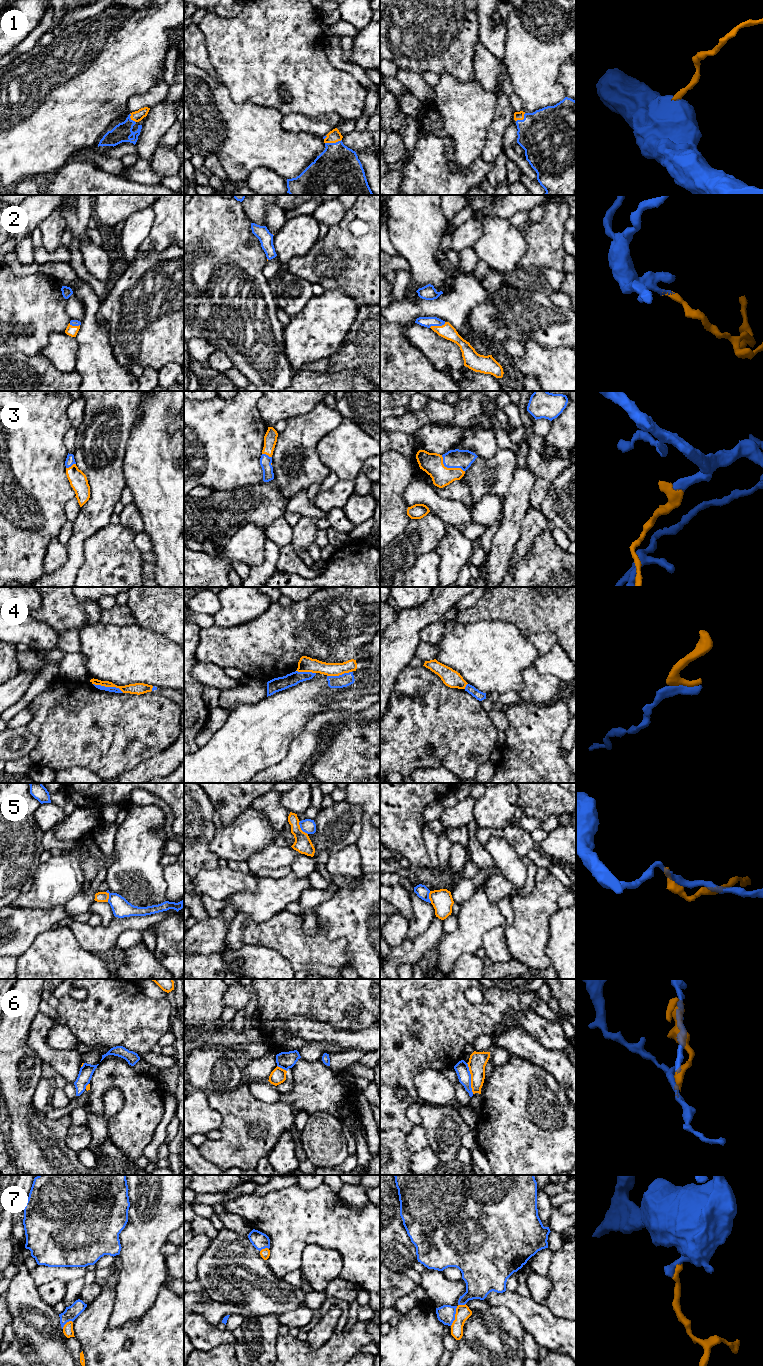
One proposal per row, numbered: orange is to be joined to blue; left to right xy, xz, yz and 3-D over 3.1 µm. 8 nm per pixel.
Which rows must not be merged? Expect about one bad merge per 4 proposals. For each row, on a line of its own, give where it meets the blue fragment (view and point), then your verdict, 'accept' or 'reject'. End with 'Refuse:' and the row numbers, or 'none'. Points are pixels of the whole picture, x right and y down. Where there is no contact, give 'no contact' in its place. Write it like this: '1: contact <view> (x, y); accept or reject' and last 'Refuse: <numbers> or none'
1: contact xz (333, 143); accept
2: contact yz (437, 325); accept
3: contact yz (449, 467); accept
4: contact xy (108, 687); accept
5: contact xz (300, 827); accept
6: contact yz (470, 1078); reject
7: contact yz (455, 1312); reject
Refuse: 6, 7

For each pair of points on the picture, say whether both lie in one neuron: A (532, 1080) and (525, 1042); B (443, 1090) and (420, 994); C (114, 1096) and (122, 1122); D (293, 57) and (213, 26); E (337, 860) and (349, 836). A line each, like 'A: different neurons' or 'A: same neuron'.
A: different neurons
B: different neurons
C: different neurons
D: same neuron
E: different neurons

